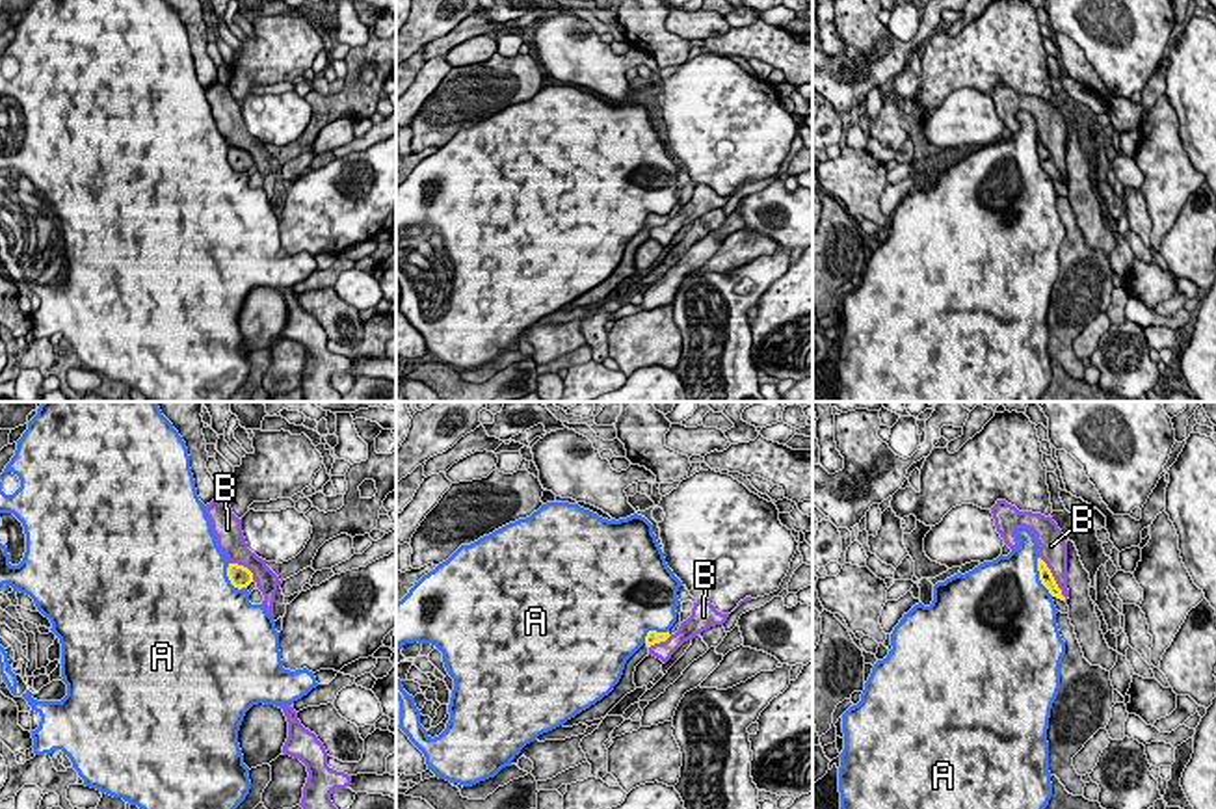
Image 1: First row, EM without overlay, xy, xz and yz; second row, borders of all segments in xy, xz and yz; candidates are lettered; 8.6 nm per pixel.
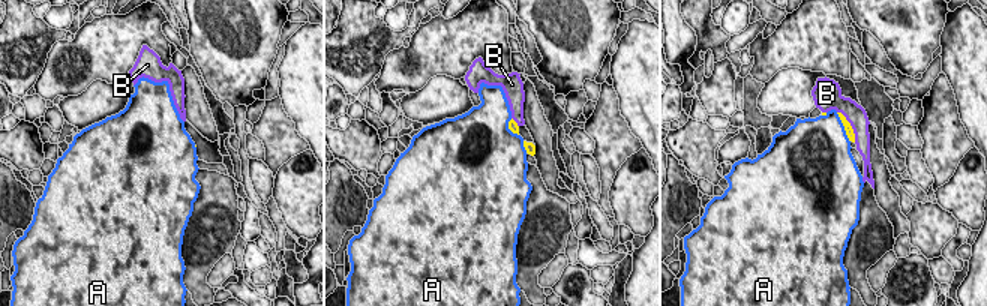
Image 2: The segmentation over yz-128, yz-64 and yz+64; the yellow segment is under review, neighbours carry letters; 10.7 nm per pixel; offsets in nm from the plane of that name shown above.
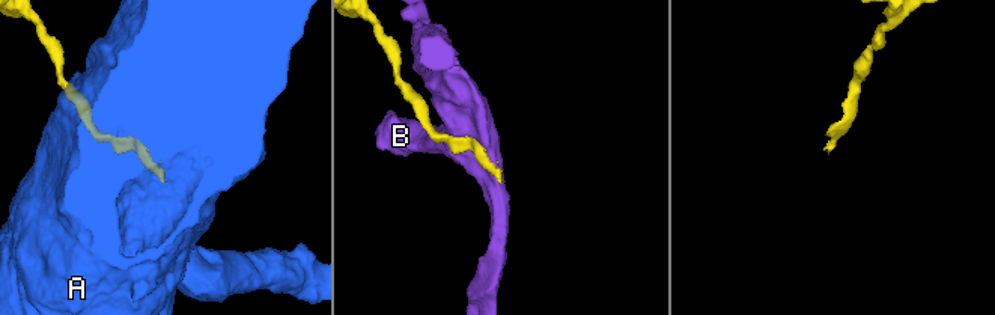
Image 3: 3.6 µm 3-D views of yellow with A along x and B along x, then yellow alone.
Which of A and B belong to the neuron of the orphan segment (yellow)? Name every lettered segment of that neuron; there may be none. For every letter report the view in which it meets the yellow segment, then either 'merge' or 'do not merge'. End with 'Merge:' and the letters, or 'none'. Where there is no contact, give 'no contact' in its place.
A: meets yellow in yz; do not merge
B: meets yellow in yz; do not merge
Merge: none

